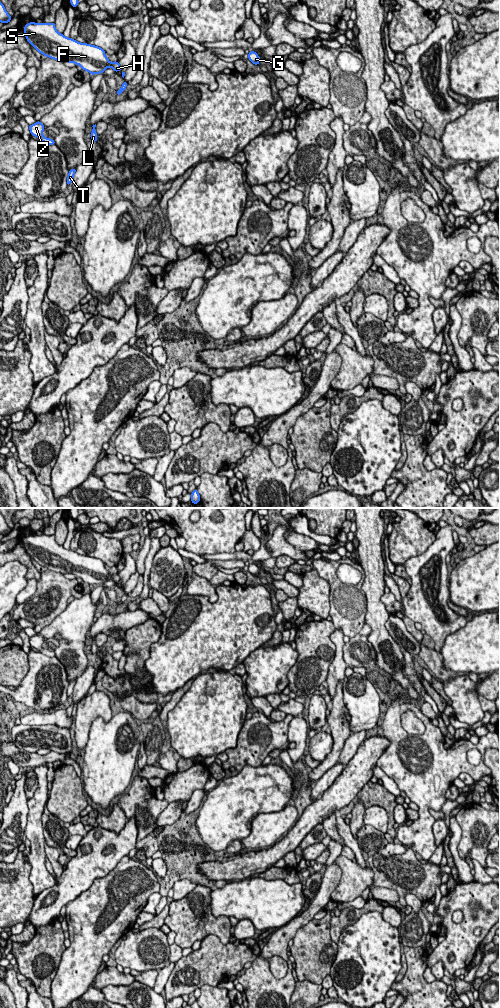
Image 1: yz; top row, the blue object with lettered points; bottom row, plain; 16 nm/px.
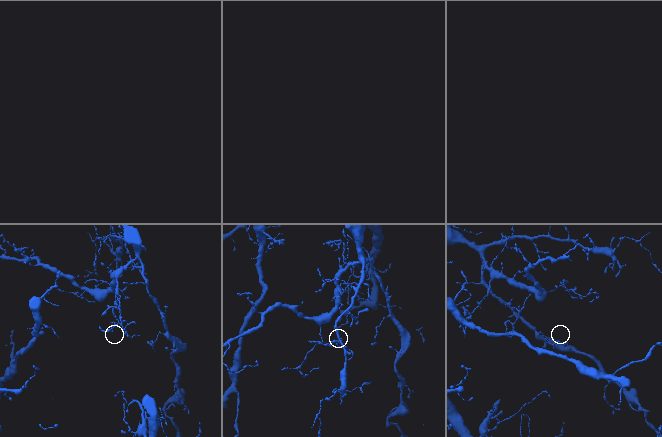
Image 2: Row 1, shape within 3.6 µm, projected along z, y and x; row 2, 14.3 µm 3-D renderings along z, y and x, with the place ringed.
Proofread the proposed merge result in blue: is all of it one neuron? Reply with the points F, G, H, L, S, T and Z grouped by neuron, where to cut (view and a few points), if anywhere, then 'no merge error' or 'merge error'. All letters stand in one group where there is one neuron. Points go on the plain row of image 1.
F G H L S T Z | no cut | no merge error

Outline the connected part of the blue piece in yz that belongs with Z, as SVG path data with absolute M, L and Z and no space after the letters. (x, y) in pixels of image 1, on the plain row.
M37 633L35 636L29 637L30 646L34 647L35 649L39 650L42 654L48 657L55 657L55 653L53 651L49 651L42 647L44 643L44 636L40 633Z

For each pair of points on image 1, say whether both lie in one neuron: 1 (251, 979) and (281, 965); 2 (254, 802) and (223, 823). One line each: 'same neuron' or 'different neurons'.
1: different neurons
2: same neuron

